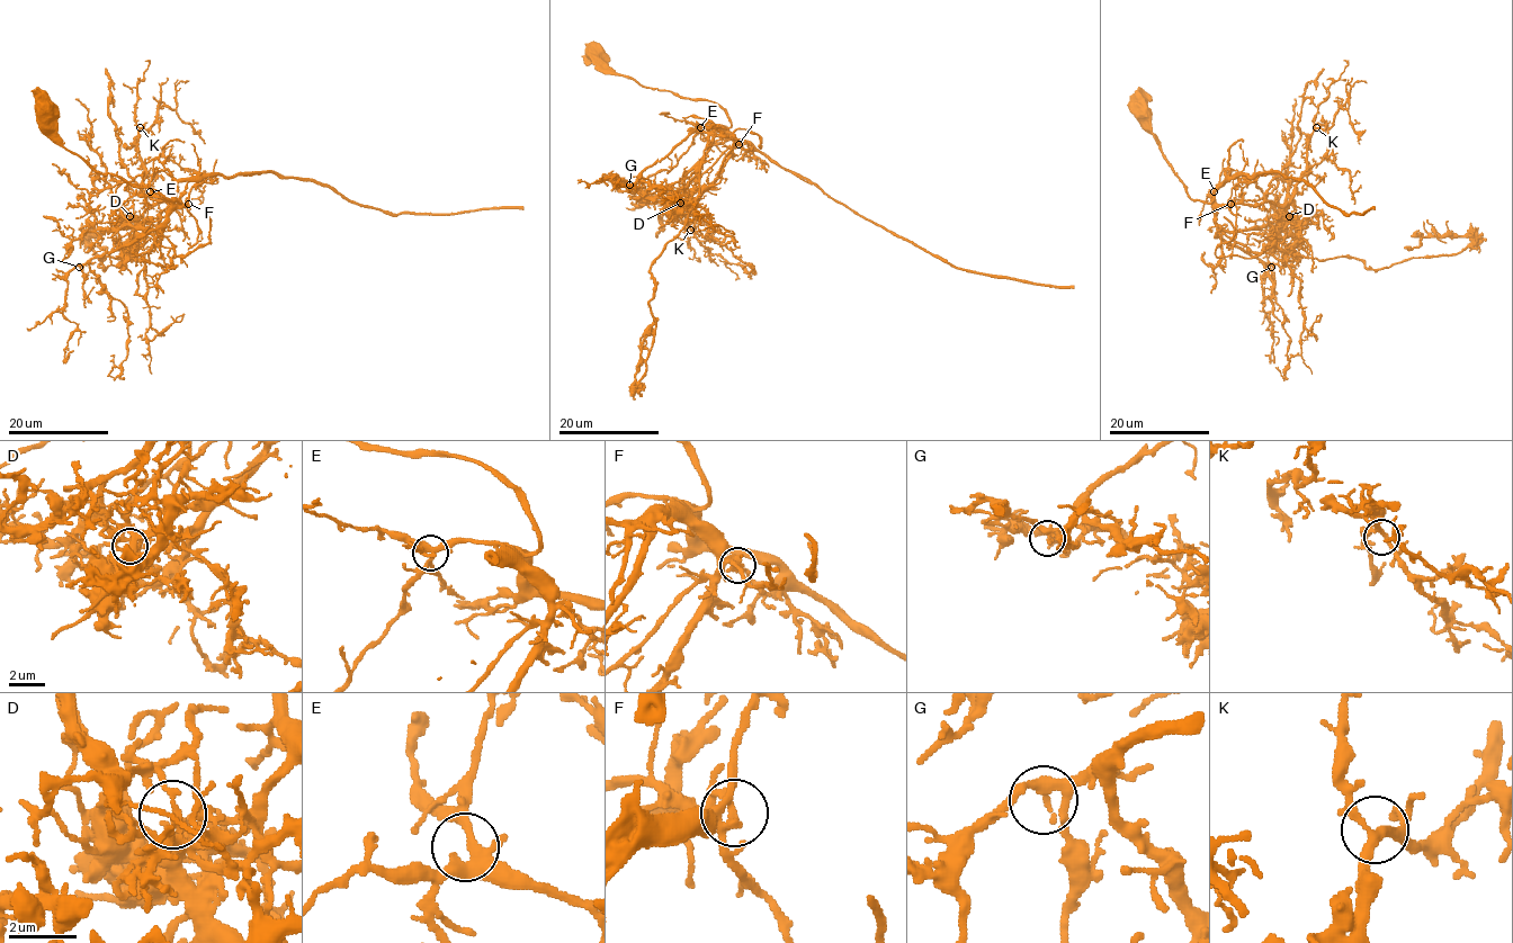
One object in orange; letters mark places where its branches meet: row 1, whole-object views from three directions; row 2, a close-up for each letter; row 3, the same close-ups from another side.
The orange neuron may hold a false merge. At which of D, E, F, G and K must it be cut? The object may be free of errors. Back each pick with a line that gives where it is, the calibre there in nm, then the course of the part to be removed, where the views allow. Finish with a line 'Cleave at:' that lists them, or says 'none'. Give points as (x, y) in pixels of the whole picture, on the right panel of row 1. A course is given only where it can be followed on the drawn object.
D: place (1289, 216); calibre 150 nm; course (1289, 215), (1276, 244), (1290, 254), (1351, 257), (1373, 269), (1458, 254), (1470, 241), (1425, 236), (1404, 248)
Cleave at: D

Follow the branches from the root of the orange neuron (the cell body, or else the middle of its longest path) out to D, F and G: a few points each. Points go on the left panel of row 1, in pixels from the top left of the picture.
D: (43, 111), (42, 117), (60, 143), (96, 170), (155, 189), (182, 204), (155, 201), (141, 215), (130, 215)
F: (43, 111), (42, 117), (60, 143), (96, 170), (155, 189), (177, 203), (179, 199), (176, 204), (188, 204)
G: (43, 111), (42, 117), (60, 143), (96, 170), (180, 200), (155, 227), (79, 267)

